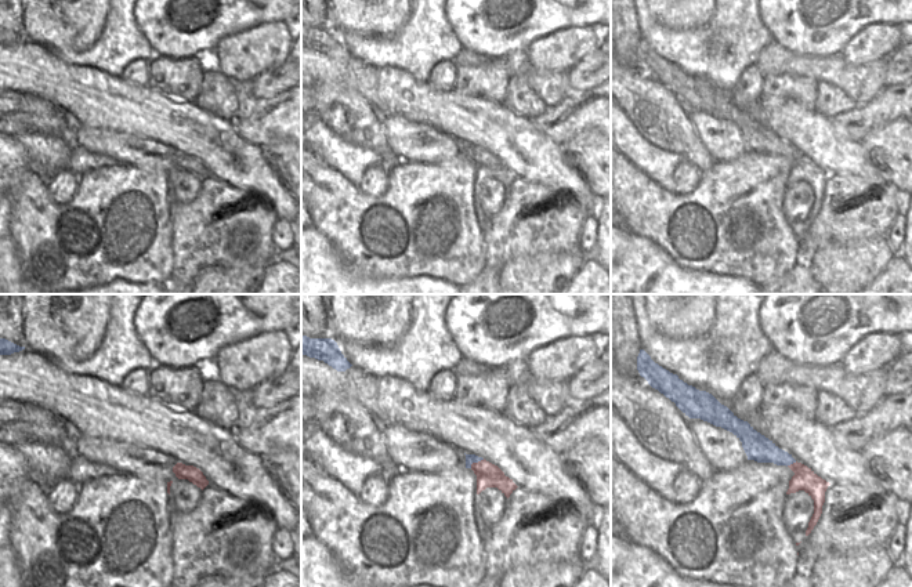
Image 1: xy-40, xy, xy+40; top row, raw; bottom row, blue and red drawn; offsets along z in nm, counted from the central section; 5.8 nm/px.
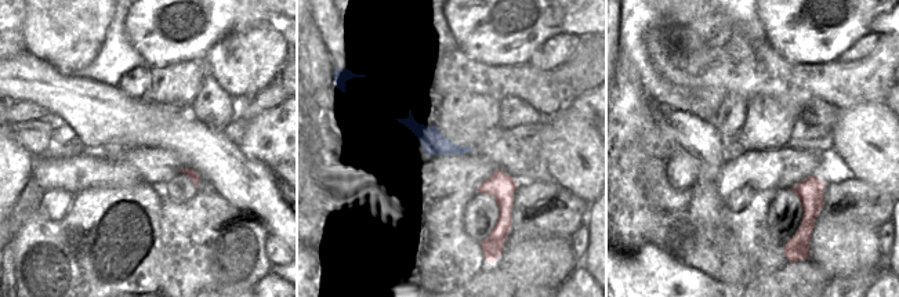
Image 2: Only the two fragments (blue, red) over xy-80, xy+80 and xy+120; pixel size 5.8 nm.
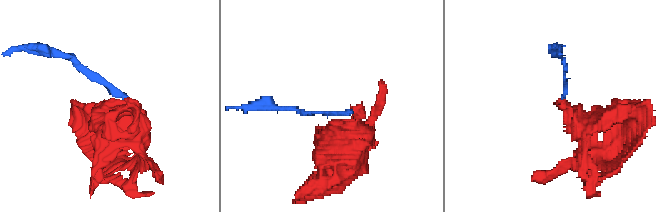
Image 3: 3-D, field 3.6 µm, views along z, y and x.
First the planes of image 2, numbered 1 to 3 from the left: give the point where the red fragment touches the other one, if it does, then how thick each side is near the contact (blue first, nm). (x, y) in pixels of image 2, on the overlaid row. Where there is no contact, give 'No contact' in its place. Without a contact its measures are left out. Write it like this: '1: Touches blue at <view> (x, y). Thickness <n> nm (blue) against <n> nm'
1: No contact
2: No contact
3: No contact

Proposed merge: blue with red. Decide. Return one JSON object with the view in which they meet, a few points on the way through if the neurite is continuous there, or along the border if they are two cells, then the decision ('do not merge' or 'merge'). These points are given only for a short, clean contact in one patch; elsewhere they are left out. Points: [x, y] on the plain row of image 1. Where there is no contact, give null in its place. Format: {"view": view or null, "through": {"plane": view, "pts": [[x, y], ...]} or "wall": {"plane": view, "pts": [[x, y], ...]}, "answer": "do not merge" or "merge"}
{"view": "xy", "wall": {"plane": "xy", "pts": [[484, 149], [473, 154], [470, 158]]}, "answer": "do not merge"}

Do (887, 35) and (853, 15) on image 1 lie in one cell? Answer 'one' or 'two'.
two

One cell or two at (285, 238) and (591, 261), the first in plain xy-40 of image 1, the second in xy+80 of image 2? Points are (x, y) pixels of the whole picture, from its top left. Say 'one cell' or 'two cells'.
two cells

